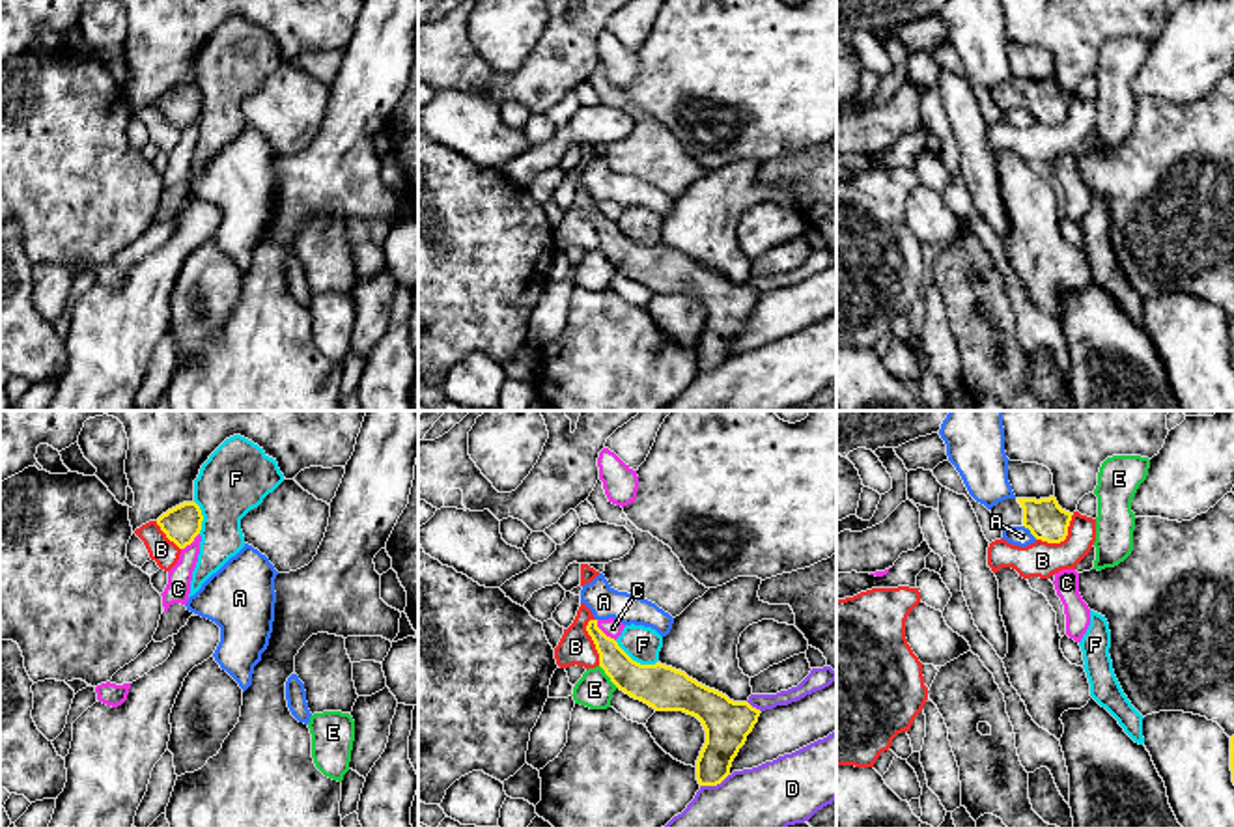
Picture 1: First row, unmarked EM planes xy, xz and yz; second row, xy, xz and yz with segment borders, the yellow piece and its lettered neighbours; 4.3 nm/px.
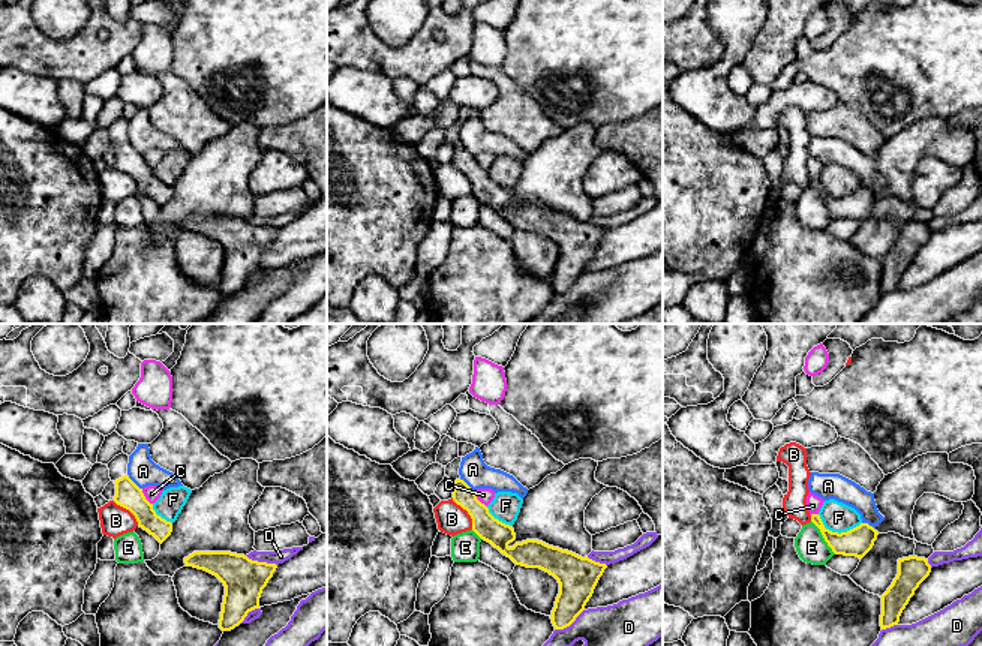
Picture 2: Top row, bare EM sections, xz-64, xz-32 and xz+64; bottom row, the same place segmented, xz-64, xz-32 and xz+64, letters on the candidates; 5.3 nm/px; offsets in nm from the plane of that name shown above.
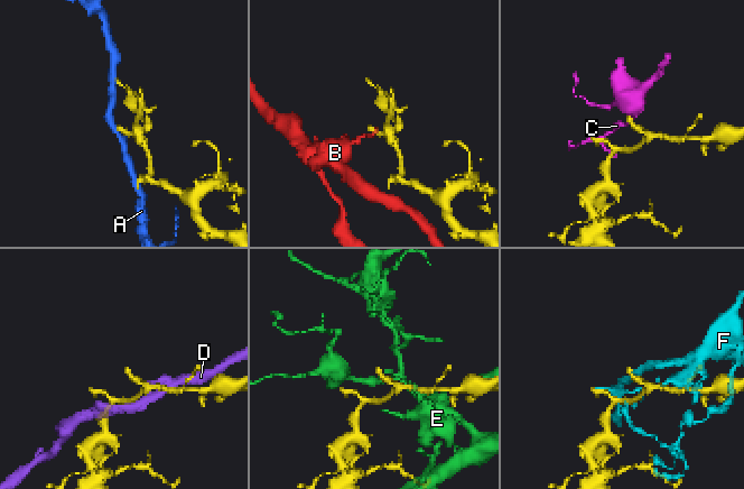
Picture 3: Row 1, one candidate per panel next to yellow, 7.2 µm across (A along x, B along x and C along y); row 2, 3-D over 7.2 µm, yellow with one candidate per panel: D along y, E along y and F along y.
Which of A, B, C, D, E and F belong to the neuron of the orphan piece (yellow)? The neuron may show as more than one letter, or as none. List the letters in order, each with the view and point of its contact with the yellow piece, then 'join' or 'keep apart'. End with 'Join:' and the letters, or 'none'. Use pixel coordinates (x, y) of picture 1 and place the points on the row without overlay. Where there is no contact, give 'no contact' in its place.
A: contact yz (1031, 114); keep apart
B: contact yz (1063, 122); keep apart
C: contact xz (602, 213); keep apart
D: contact xz (714, 366); keep apart
E: contact xz (607, 256); keep apart
F: contact xz (635, 243); keep apart
Join: none

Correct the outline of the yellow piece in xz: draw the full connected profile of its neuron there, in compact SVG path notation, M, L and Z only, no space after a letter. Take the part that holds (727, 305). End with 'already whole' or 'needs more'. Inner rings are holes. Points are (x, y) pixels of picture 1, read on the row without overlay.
M590 202L586 213L599 235L599 248L620 273L655 293L683 293L702 304L706 325L696 342L696 362L700 368L721 366L762 293L749 284L734 284L672 248L633 243L597 209L597 202Z | already whole

